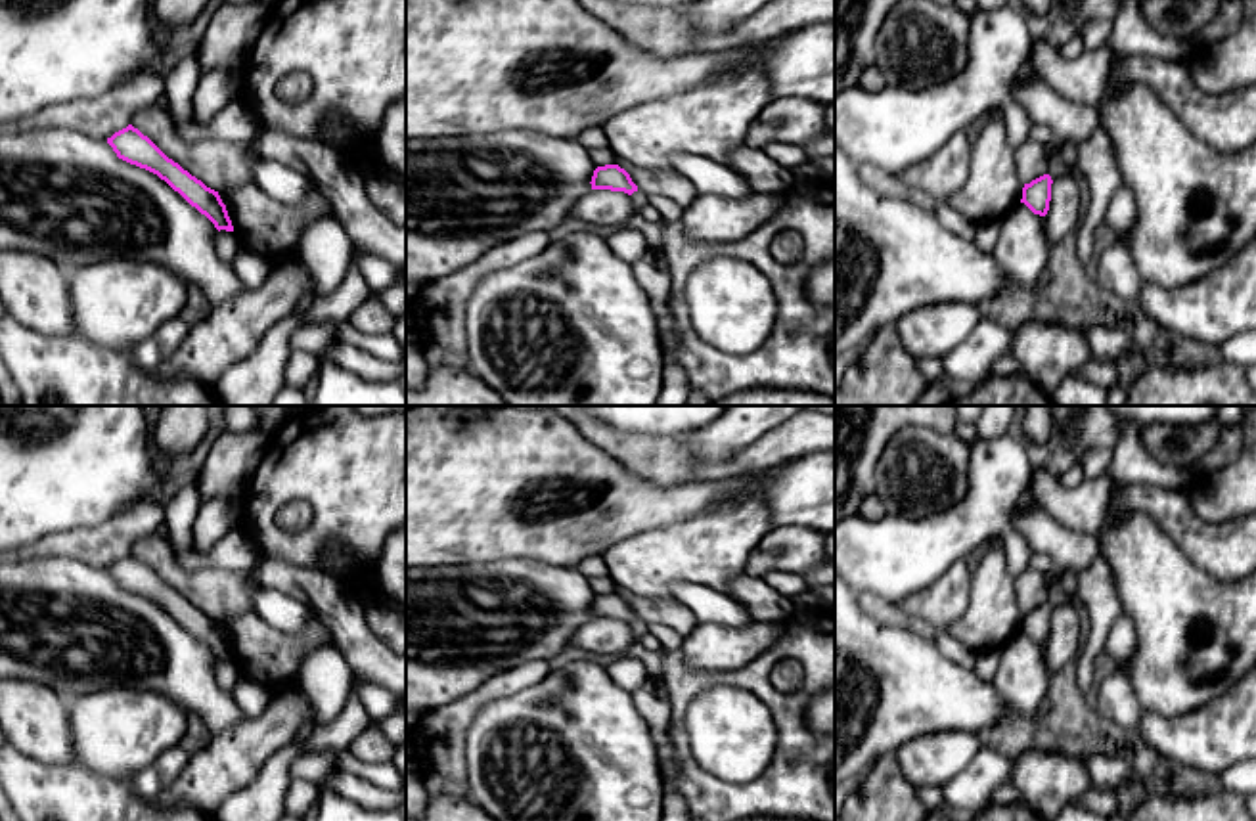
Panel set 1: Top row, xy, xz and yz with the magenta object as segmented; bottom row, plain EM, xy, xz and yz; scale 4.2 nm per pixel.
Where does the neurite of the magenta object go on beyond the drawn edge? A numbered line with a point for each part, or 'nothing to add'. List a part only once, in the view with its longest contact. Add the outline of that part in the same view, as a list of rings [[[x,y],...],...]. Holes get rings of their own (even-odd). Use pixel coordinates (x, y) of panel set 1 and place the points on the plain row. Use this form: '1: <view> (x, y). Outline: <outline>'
1: xy (221, 594). Outline: [[[163,534],[138,540],[130,551],[147,565],[168,588],[214,620],[228,620],[251,610],[253,570],[205,568],[188,572],[180,566],[172,545]]]

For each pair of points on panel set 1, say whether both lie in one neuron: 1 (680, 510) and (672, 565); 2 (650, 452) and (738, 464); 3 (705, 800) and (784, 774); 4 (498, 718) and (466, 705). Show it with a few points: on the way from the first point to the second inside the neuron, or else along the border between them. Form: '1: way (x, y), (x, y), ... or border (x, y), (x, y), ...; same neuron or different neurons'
1: border (720, 504), (676, 523), (646, 529), (636, 534); different neurons
2: way (671, 465), (686, 471), (717, 471); same neuron
3: way (724, 800), (749, 800), (764, 793); same neuron
4: border (521, 689), (481, 709), (466, 753); different neurons

